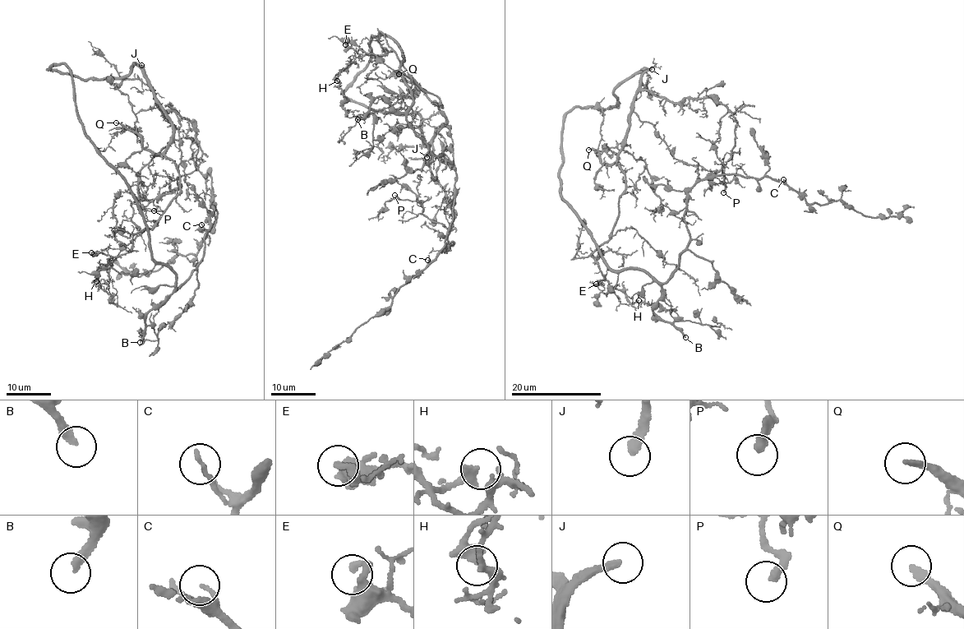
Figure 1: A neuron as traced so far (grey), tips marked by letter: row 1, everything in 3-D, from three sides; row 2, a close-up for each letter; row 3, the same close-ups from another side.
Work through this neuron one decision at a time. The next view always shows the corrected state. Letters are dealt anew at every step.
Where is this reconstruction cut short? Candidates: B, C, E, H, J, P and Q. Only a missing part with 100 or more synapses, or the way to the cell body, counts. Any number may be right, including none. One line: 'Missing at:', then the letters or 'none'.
Missing at: B, J, Q

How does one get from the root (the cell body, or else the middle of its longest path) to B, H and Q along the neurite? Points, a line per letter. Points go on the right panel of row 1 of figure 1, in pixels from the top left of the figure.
B: (561, 164), (560, 199), (601, 258), (612, 269), (631, 268), (652, 278), (661, 292), (653, 312), (685, 337)
H: (561, 164), (562, 116), (617, 107), (615, 90), (638, 72), (617, 163), (626, 191), (591, 256), (638, 300)
Q: (561, 164), (562, 116), (578, 107), (617, 107), (615, 90), (638, 72), (615, 162), (602, 163), (588, 150)

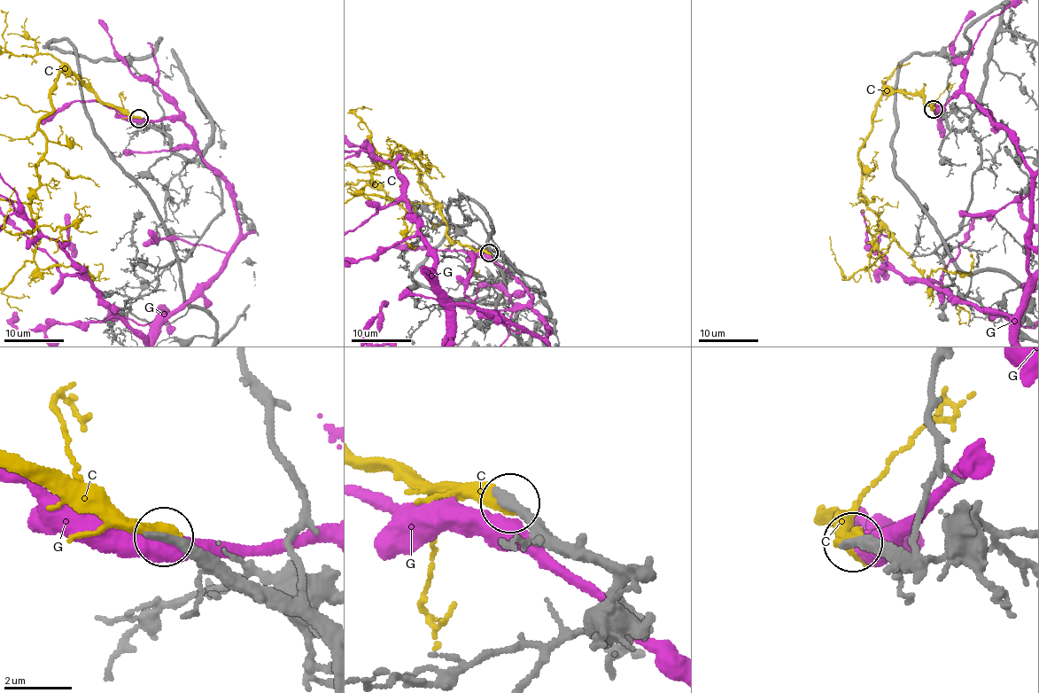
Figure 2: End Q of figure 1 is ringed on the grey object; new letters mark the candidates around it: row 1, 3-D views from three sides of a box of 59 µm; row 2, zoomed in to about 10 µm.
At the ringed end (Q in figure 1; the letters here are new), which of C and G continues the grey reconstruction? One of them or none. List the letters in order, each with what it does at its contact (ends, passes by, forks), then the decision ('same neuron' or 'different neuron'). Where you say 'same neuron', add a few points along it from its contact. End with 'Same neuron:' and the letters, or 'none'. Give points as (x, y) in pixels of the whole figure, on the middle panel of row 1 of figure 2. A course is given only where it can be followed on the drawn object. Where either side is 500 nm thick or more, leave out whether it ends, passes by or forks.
C: it ends; same neuron; course (490, 253), (451, 238), (420, 171), (394, 153), (360, 190), (403, 209), (405, 237), (415, 248), (407, 246)
G: different neuron
Same neuron: C

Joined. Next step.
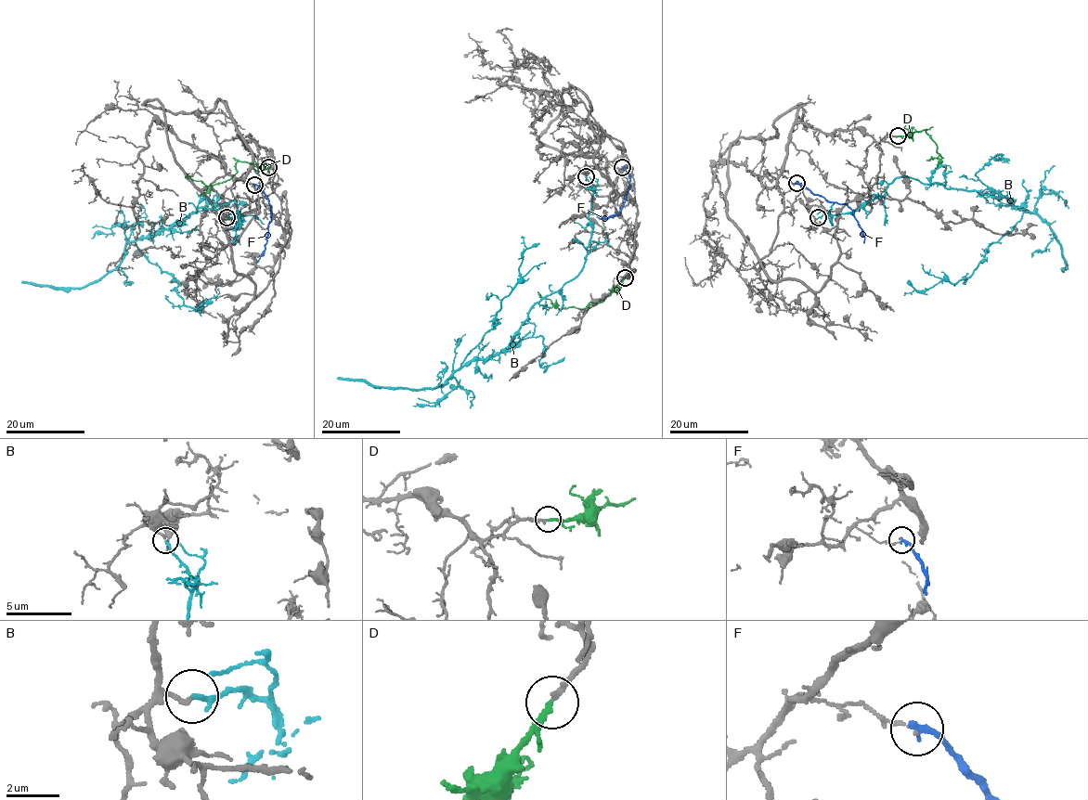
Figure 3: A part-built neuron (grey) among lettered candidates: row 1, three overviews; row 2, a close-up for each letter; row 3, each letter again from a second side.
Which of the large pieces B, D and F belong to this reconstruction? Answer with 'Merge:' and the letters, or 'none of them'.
Merge: D

